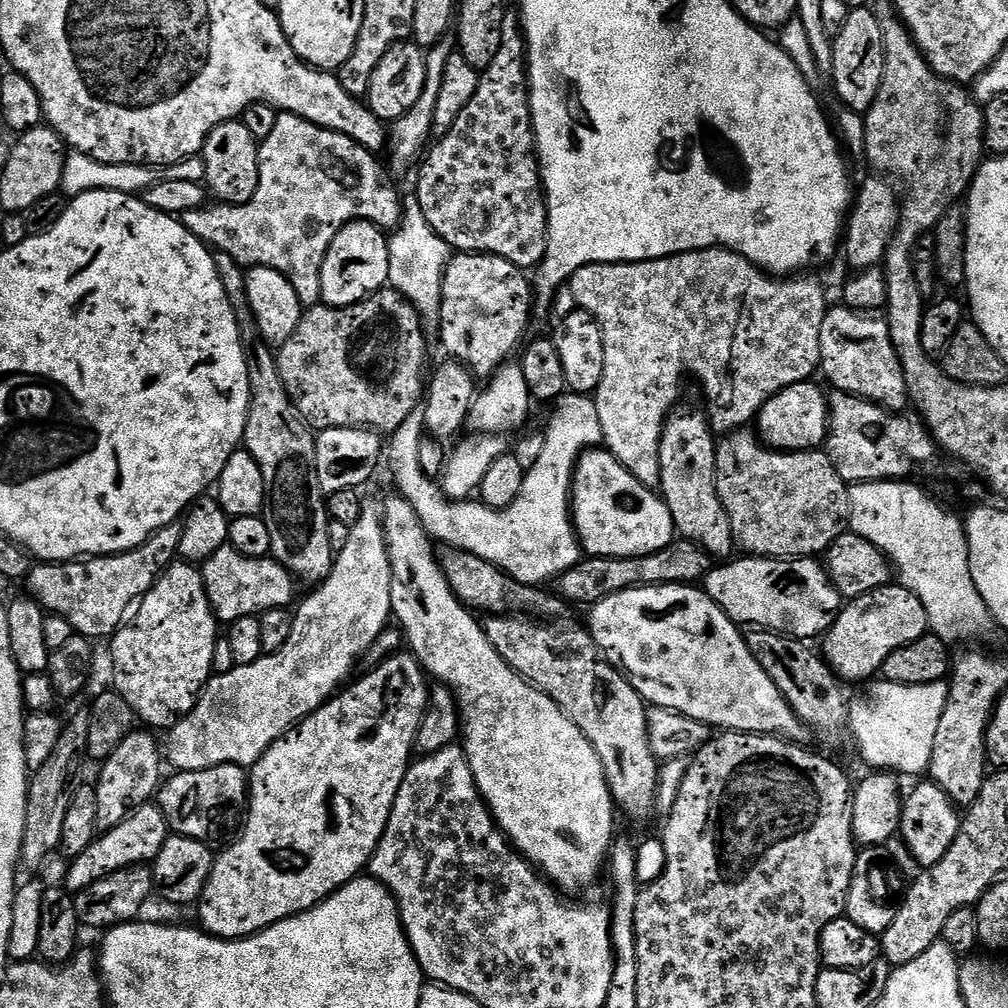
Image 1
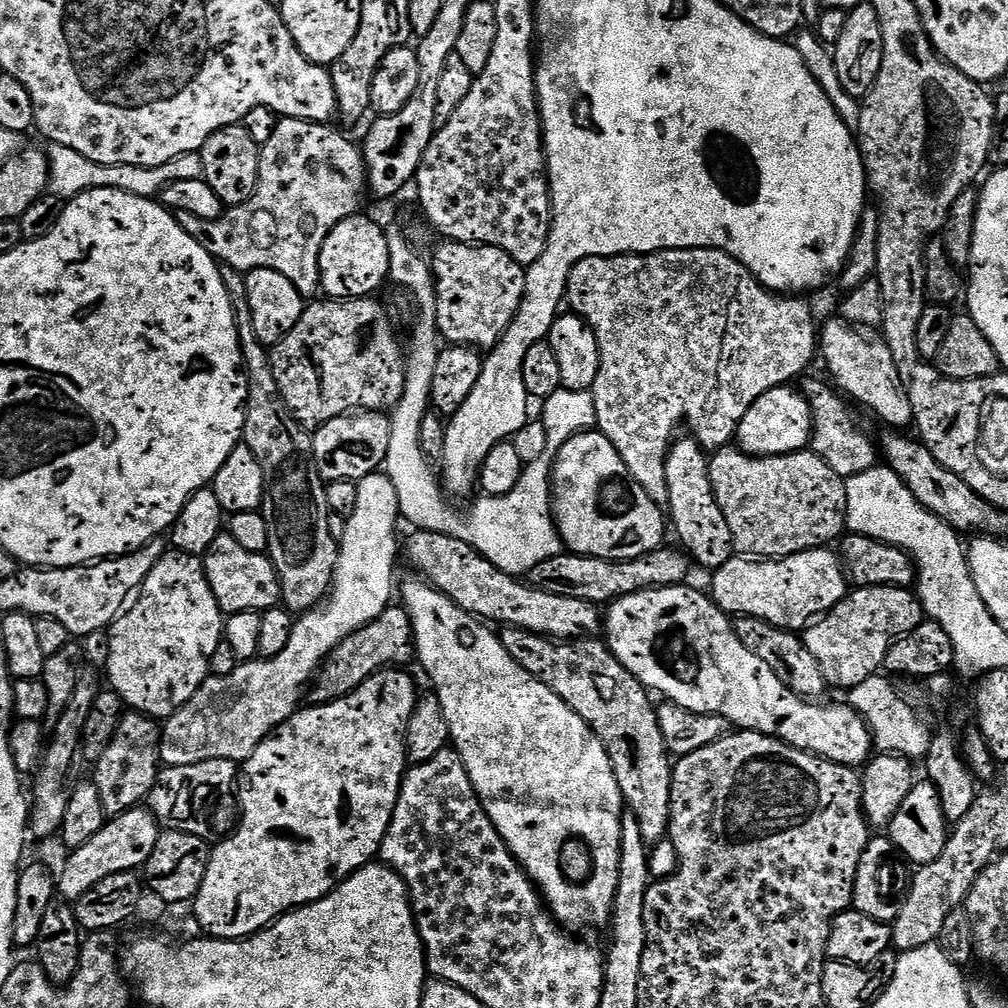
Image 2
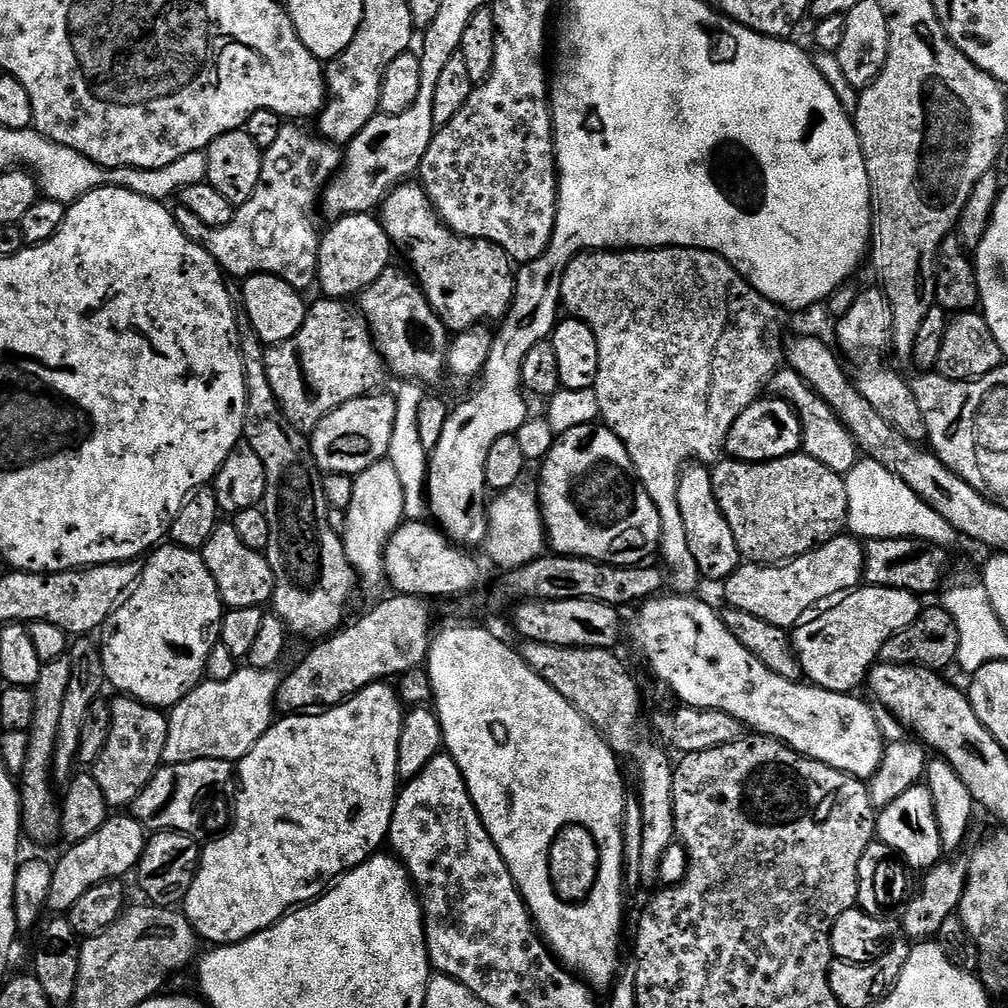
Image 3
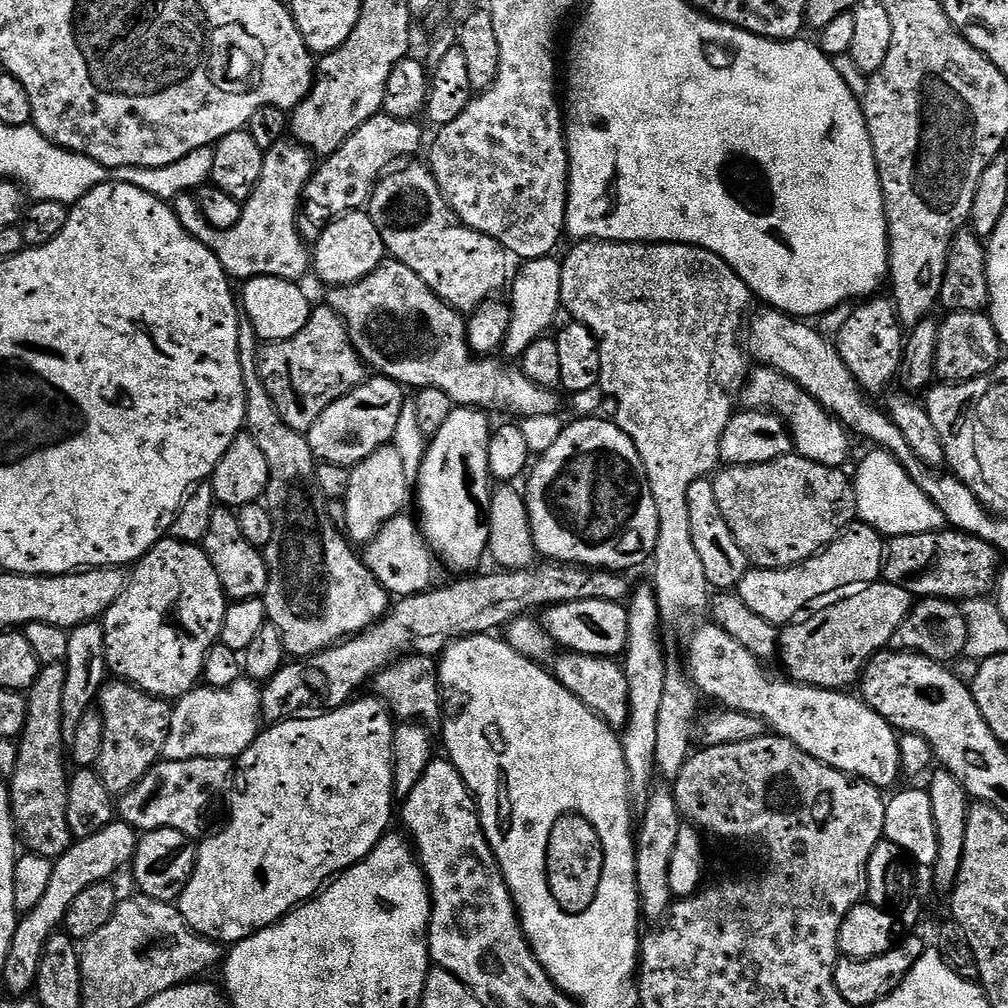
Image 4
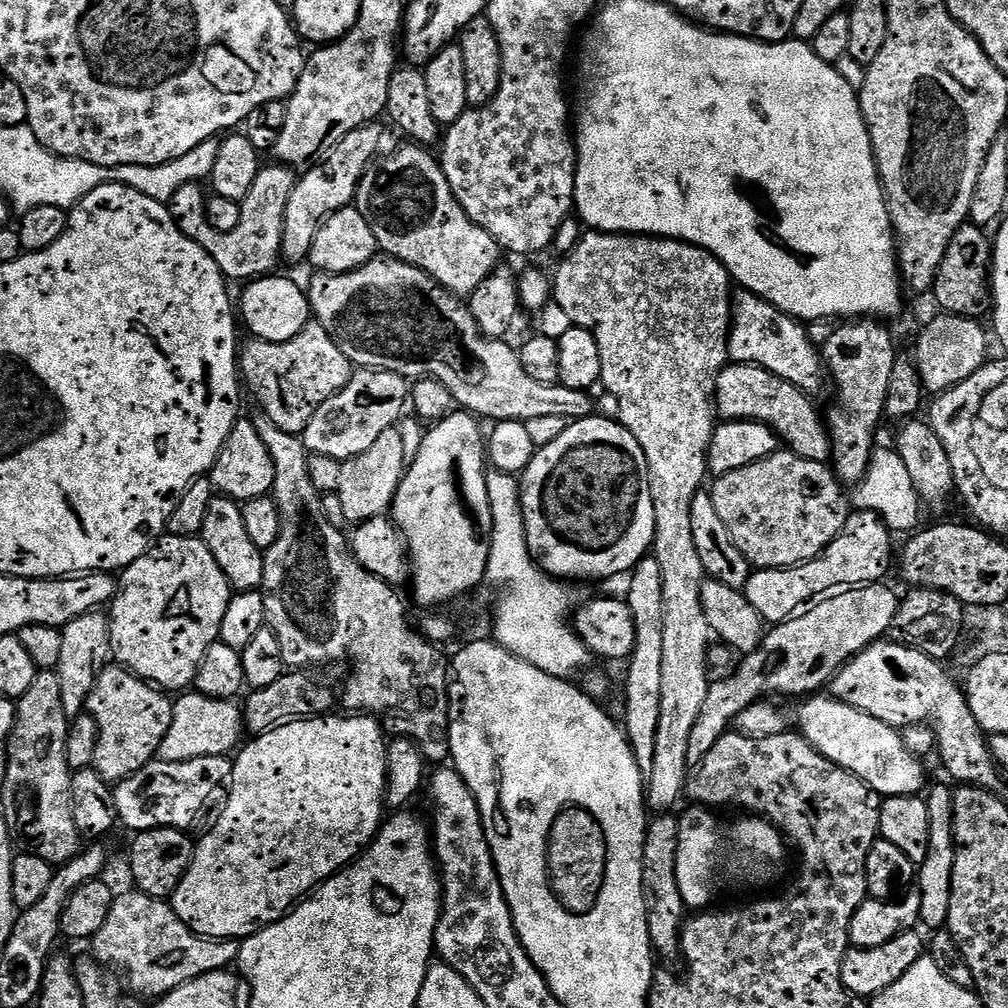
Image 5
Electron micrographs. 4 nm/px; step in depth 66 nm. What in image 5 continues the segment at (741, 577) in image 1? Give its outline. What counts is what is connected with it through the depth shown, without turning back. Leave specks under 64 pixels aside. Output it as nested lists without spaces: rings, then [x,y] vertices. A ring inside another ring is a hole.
[[[853,511],[840,537],[830,542],[830,546],[821,556],[815,556],[814,559],[796,564],[792,568],[762,568],[753,571],[742,591],[762,620],[775,626],[783,620],[792,619],[805,606],[833,590],[881,583],[888,567],[891,564],[893,567],[894,564],[891,535],[893,533],[878,513]]]

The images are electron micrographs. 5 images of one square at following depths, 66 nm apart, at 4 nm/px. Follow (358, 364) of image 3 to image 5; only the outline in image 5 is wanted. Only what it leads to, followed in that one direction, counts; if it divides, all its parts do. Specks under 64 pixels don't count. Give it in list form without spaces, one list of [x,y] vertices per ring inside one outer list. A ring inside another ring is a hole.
[[[315,322],[308,323],[299,334],[286,342],[266,342],[255,338],[249,341],[249,344],[245,348],[243,345],[238,352],[238,371],[243,383],[247,391],[249,388],[253,398],[260,403],[263,415],[268,416],[274,426],[287,432],[304,433],[310,418],[318,414],[318,406],[322,406],[322,402],[341,392],[350,382],[354,371],[354,365],[348,355],[337,346],[332,335]]]

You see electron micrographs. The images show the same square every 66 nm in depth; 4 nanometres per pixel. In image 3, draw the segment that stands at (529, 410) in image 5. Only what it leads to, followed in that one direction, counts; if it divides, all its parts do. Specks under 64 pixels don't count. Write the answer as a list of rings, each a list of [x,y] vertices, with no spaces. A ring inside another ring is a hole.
[[[395,270],[381,274],[371,286],[359,293],[358,312],[384,358],[387,371],[391,375],[393,372],[401,376],[401,381],[428,385],[434,383],[440,375],[445,375],[450,332],[445,321],[428,301],[424,289],[411,275],[408,276]]]

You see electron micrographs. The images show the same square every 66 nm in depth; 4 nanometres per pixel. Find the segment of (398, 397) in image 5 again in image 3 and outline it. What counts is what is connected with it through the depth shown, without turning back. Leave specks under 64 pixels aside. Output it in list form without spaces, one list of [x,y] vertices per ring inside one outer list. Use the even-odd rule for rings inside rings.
[[[369,394],[346,402],[342,407],[332,409],[311,429],[310,456],[321,473],[355,478],[362,470],[387,457],[390,438],[394,434],[396,397],[380,395]]]

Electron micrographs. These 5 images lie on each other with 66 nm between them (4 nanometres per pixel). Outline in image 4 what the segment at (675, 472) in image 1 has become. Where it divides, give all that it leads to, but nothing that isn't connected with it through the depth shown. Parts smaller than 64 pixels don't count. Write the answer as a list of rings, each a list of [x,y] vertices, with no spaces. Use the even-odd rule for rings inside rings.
[[[705,478],[696,480],[686,490],[686,507],[690,510],[690,535],[694,538],[694,550],[702,562],[709,585],[716,590],[732,590],[740,585],[742,578],[750,571],[748,556],[738,546],[730,526],[726,526],[726,518],[722,518],[722,510],[718,510],[718,498],[714,498],[712,480]]]

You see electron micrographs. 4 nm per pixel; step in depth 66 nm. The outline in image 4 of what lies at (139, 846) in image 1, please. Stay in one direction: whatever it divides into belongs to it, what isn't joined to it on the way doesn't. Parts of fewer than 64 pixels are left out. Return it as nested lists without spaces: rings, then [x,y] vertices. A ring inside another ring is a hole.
[[[113,819],[98,834],[90,834],[90,838],[76,840],[60,856],[55,857],[50,874],[50,882],[46,885],[46,894],[38,901],[34,910],[23,913],[19,917],[10,950],[6,954],[6,962],[2,966],[4,972],[4,988],[9,997],[24,998],[36,987],[38,966],[42,962],[42,950],[46,950],[46,942],[63,925],[66,910],[70,910],[74,898],[82,894],[89,886],[113,879],[115,872],[120,872],[131,865],[136,853],[137,829],[131,828],[123,820]]]

